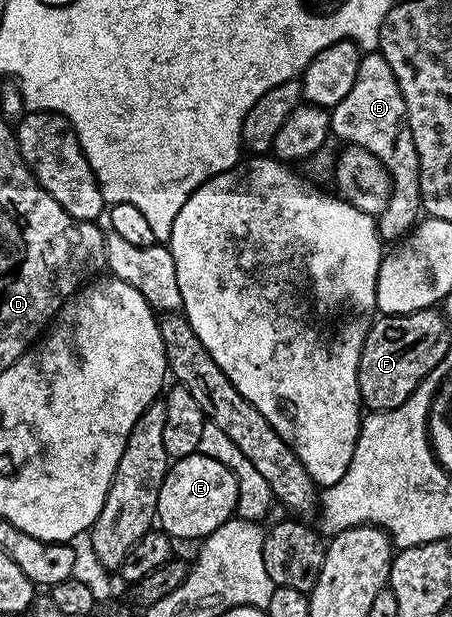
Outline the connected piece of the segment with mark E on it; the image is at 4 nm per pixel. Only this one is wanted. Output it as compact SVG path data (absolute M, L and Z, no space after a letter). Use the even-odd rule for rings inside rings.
M195 452L173 460L158 491L156 521L173 539L199 542L234 517L238 503L236 476L216 459Z

